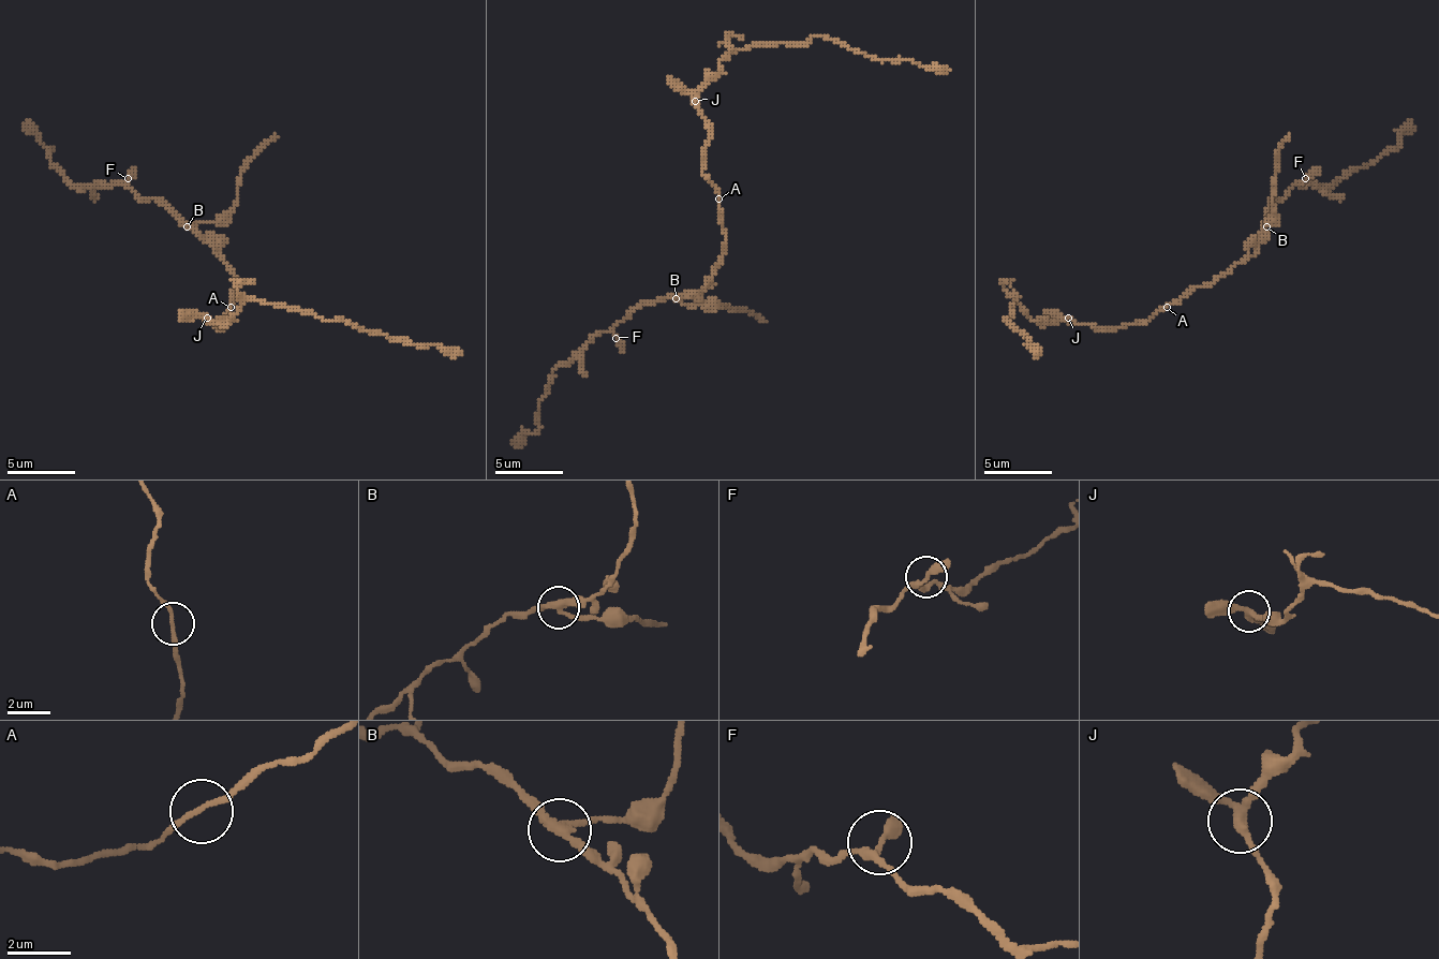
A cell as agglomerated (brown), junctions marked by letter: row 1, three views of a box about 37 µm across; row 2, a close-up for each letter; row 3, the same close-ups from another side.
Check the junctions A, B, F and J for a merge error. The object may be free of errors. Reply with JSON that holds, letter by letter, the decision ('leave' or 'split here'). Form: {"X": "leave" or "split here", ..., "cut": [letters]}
{"A": "leave", "B": "split here", "F": "leave", "J": "leave", "cut": ["B"]}

